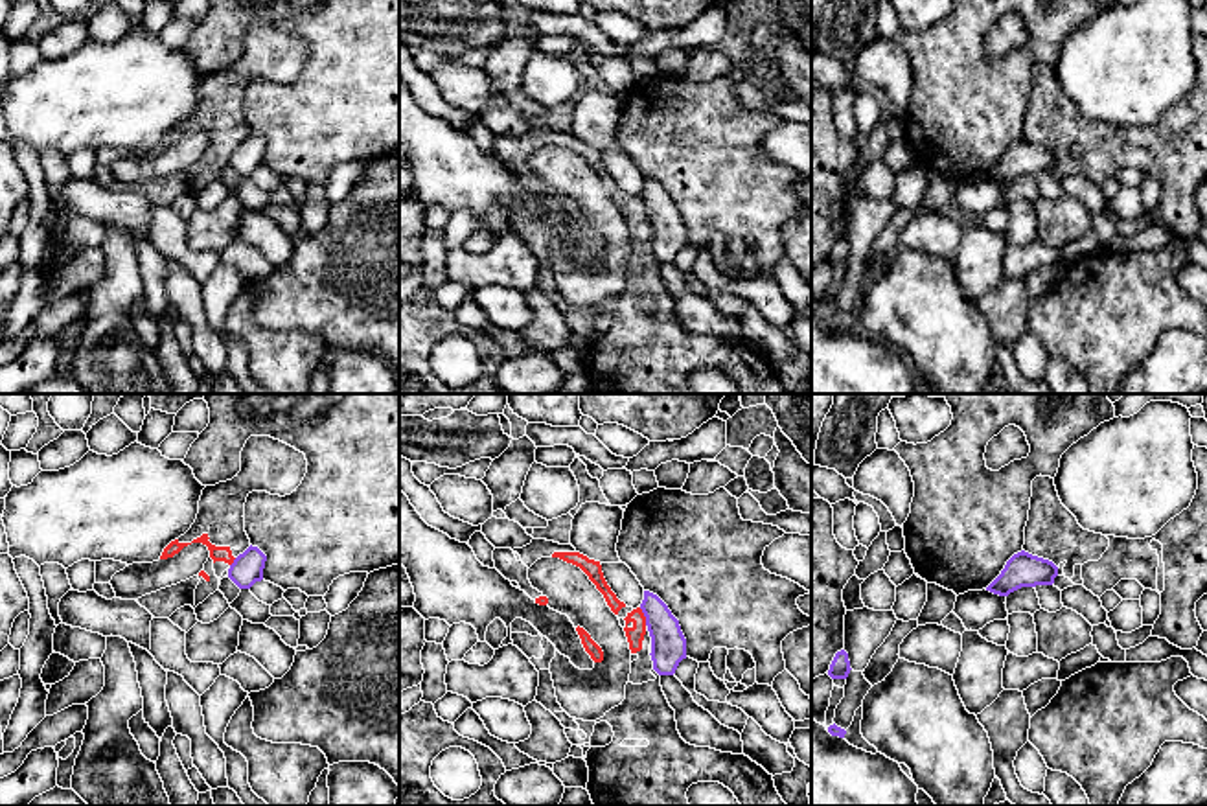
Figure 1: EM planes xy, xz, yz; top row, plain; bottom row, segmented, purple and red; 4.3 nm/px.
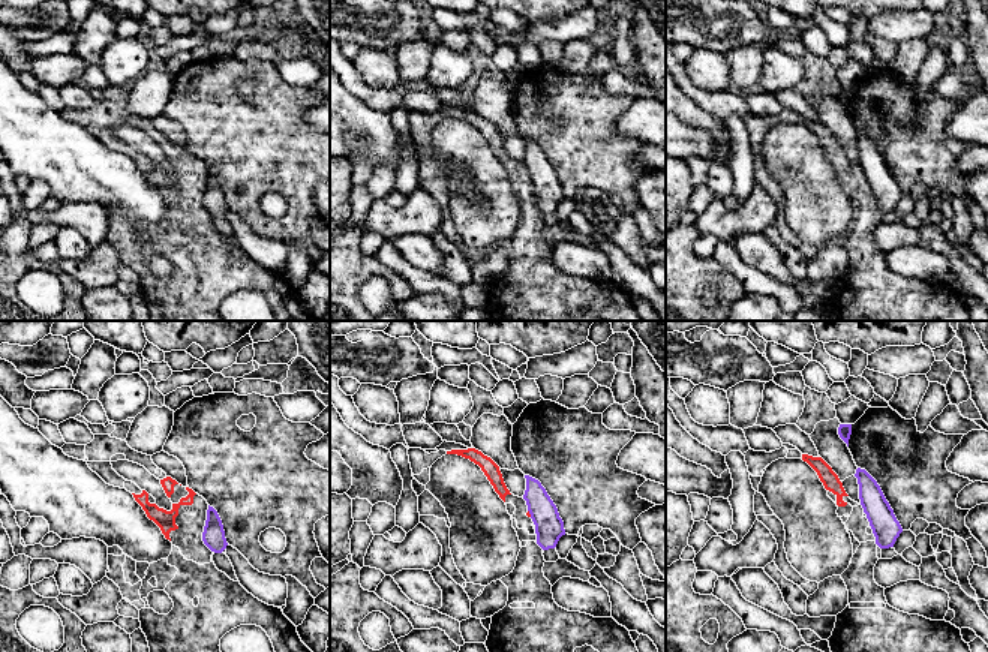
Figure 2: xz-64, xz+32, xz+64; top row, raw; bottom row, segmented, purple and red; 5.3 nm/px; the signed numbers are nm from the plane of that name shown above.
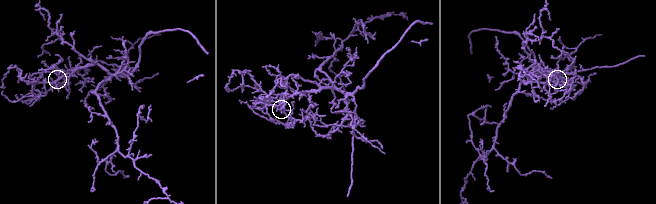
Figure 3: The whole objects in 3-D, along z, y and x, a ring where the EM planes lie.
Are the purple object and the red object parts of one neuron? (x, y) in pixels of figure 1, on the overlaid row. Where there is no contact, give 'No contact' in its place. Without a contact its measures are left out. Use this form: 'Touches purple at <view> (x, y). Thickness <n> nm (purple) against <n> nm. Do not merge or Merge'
Touches purple at xz (644, 615). Thickness 160 nm (purple) against 80 nm. Do not merge

